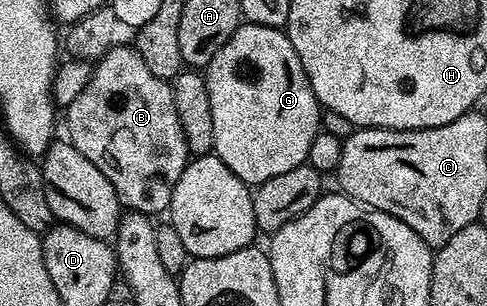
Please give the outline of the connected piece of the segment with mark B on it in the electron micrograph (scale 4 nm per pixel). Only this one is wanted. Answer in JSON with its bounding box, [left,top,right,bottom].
[64,44,192,216]

